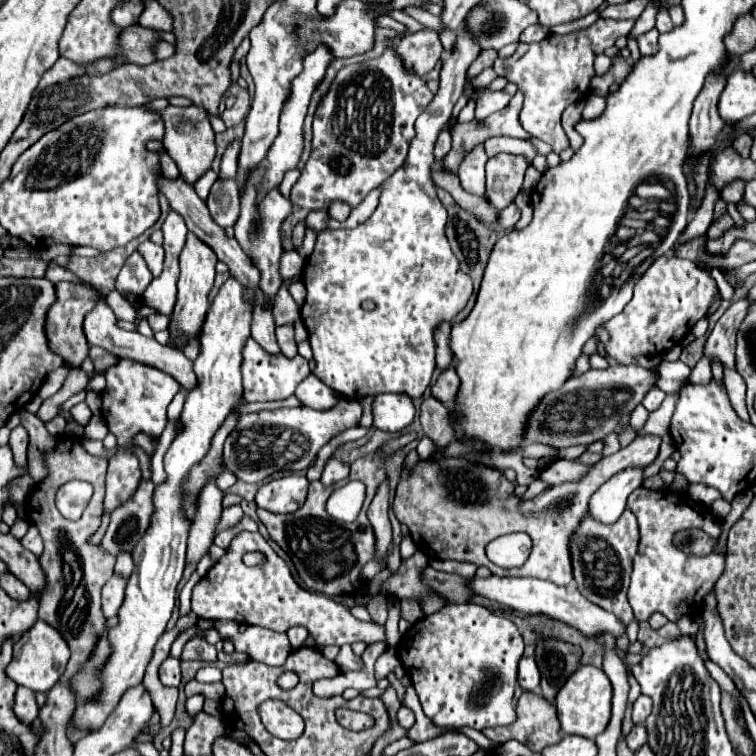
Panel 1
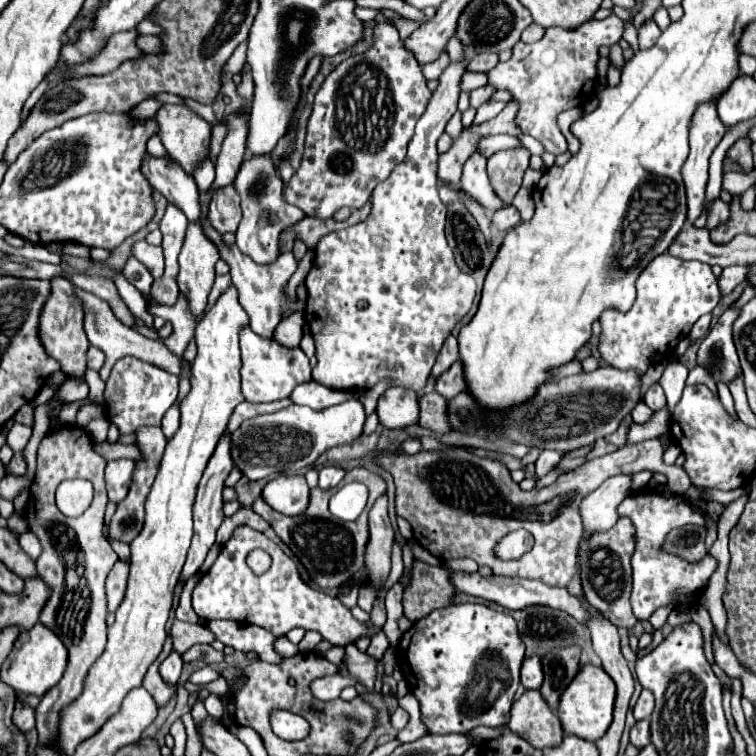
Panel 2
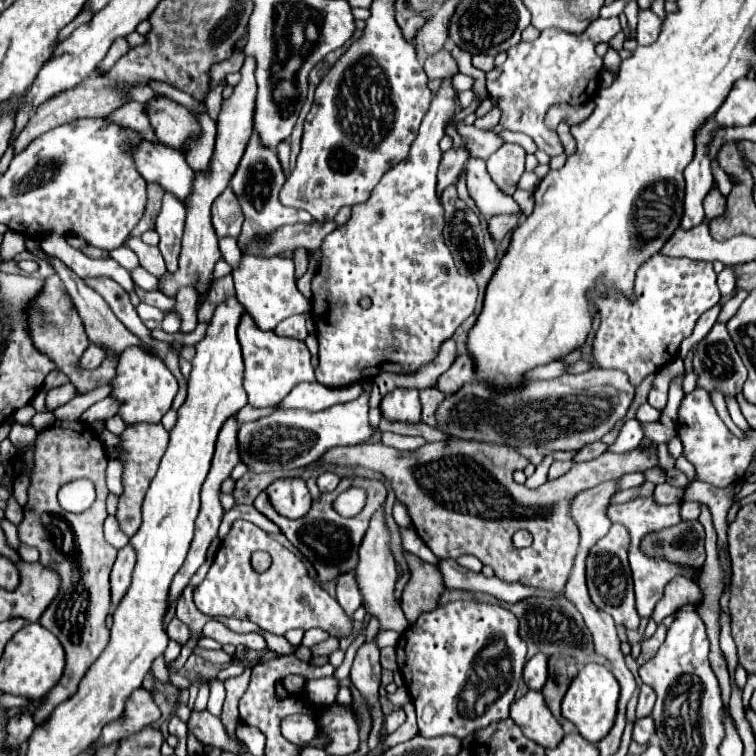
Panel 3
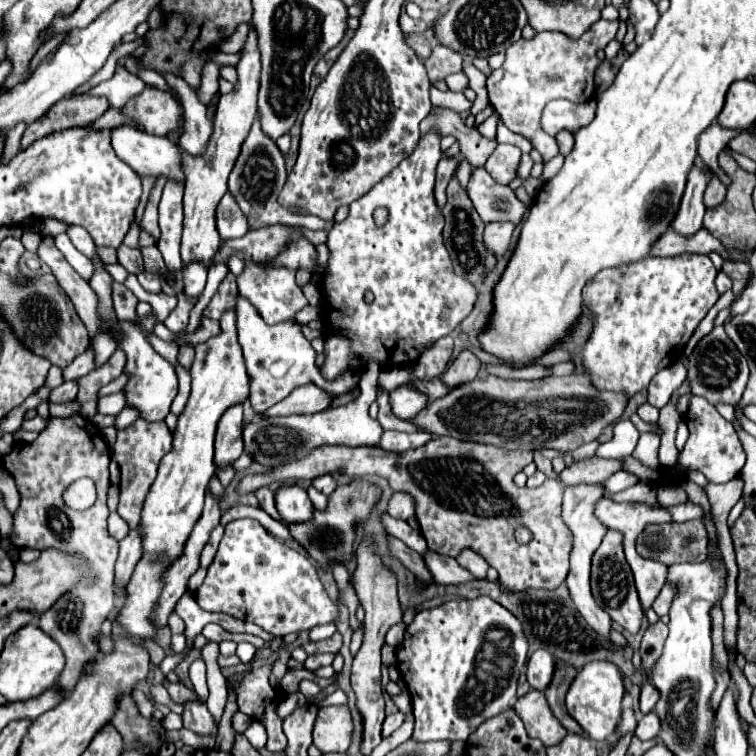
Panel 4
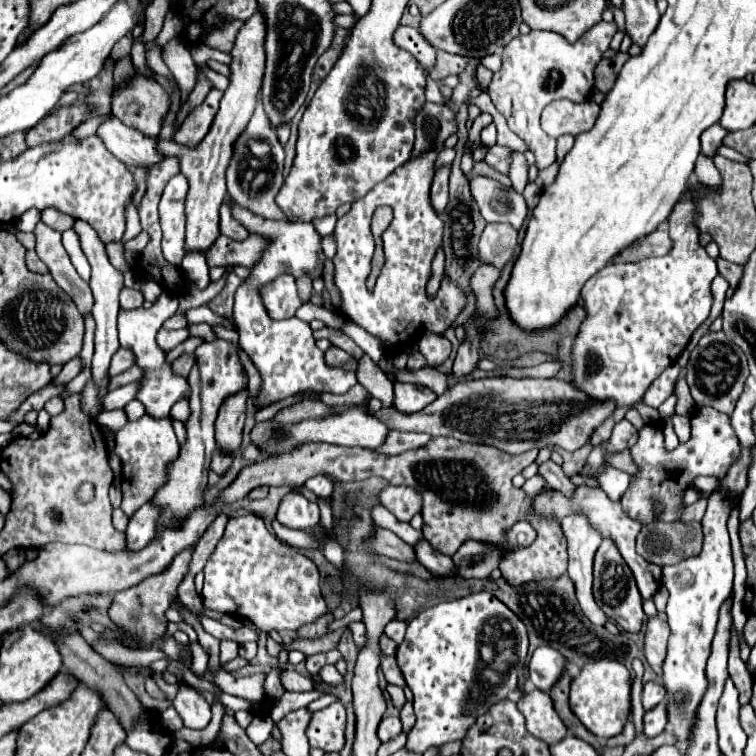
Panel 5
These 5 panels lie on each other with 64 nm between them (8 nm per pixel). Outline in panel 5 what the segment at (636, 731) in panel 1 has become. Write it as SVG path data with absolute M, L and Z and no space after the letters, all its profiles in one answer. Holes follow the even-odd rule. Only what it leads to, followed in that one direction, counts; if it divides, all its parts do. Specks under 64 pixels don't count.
M658 704L656 708L648 710L644 714L644 736L646 738L654 738L658 736L666 726L666 716L664 716L664 704Z

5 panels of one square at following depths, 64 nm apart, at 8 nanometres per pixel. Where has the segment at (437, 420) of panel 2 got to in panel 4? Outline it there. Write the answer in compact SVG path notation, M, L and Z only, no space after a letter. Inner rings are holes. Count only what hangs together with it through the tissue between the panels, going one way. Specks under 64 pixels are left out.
M434 378L434 380L430 380L430 382L420 382L420 380L416 380L414 386L416 386L422 394L428 396L428 404L434 402L434 400L438 400L438 398L442 398L442 396L448 392L448 388L446 388L446 386L442 384L442 380L438 380L438 378Z

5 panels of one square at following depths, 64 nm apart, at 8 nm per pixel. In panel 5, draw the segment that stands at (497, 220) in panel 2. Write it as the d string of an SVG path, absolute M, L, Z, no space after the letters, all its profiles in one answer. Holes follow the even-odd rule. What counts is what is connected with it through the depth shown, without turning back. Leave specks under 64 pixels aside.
M488 224L480 238L480 258L496 268L502 268L516 248L518 232L510 224Z

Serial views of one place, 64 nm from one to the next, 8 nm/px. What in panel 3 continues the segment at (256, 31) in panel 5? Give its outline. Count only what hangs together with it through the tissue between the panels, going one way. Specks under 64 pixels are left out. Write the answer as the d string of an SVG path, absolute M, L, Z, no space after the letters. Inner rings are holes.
M246 58L240 74L242 80L240 84L234 88L232 96L228 100L222 102L222 110L218 116L218 134L216 134L216 146L214 146L214 156L212 156L212 164L210 164L210 172L206 174L198 174L198 178L194 180L194 190L192 196L188 198L188 206L186 206L186 228L184 228L184 238L182 238L182 252L180 252L180 268L174 274L166 274L160 282L162 282L162 290L168 296L174 296L178 288L182 286L194 286L198 292L198 298L202 298L212 284L212 270L214 264L222 258L220 248L218 248L218 236L216 232L212 232L212 218L210 218L210 206L212 202L220 196L220 192L224 192L224 188L228 186L230 178L234 176L238 162L246 150L246 144L250 140L252 134L252 116L254 116L254 100L256 100L256 78L254 78L254 70L256 70L256 62Z

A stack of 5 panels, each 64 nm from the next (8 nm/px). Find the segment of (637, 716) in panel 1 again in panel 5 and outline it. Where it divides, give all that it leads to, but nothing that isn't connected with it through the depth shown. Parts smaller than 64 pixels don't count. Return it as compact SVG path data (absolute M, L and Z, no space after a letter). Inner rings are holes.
M646 682L644 684L644 692L642 692L642 706L644 710L652 710L656 704L660 704L664 700L666 692L664 686L658 682Z

